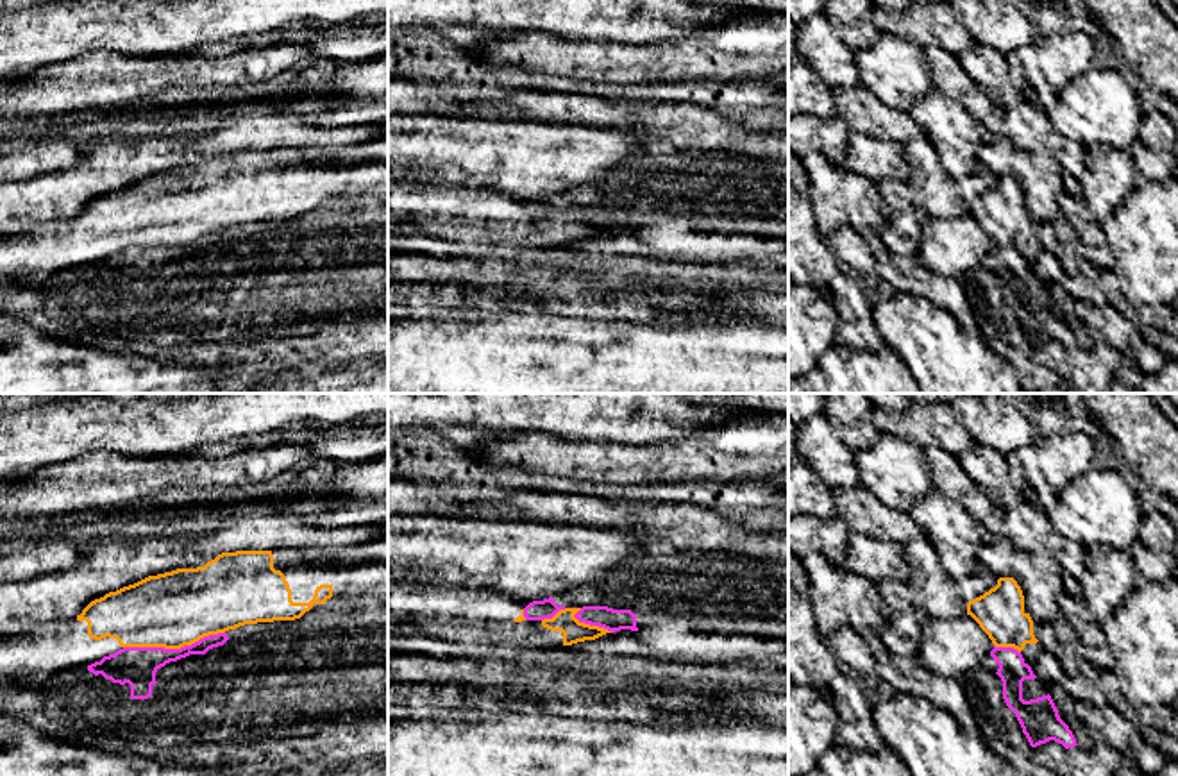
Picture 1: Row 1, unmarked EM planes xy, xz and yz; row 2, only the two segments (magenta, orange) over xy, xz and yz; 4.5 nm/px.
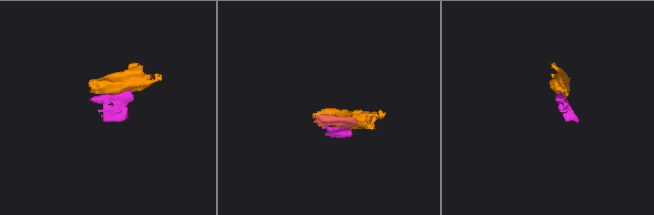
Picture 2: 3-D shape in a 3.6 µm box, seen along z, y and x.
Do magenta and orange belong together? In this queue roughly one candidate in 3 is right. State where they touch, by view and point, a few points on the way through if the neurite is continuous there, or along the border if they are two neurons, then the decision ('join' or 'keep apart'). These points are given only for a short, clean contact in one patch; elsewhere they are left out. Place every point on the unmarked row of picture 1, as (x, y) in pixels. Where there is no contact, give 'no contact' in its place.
contact xy (174, 249); border xy (224, 231), (204, 235), (179, 247), (124, 247); keep apart

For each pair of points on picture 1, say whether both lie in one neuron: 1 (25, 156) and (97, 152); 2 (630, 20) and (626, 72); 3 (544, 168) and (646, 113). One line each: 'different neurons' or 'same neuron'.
1: different neurons
2: different neurons
3: different neurons

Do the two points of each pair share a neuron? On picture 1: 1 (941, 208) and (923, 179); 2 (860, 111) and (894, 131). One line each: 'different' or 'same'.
1: same
2: same

